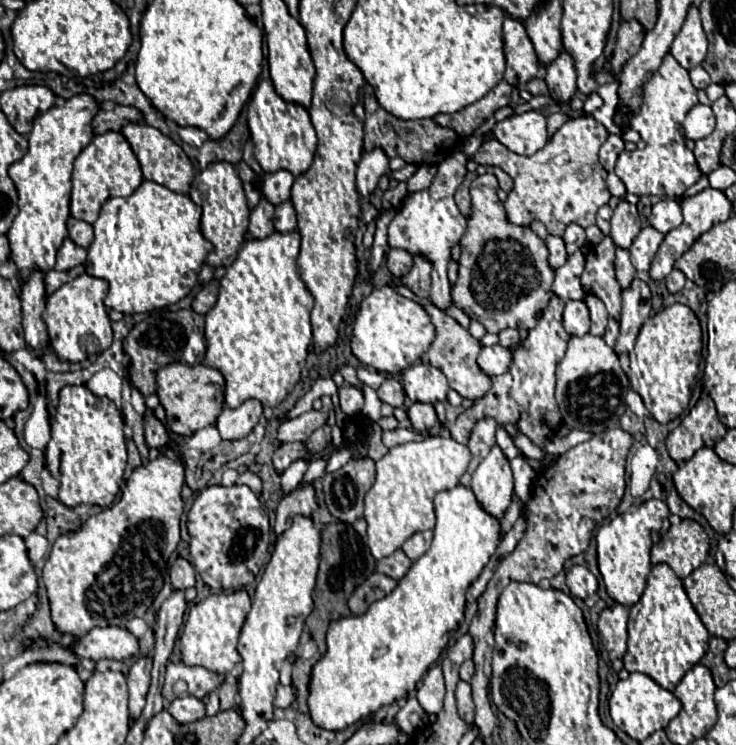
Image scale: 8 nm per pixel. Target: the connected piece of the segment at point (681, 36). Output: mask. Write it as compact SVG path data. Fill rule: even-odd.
M692 6L688 10L682 30L678 32L678 36L672 42L670 54L678 60L678 64L682 68L692 70L694 66L700 66L704 62L706 48L708 48L708 40L702 30L702 24L700 24L700 14L698 14L698 8Z

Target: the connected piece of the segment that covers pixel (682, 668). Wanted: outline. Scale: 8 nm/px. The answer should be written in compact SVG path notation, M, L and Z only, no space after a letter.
M656 564L648 576L642 598L630 608L628 620L628 652L624 668L642 672L666 690L674 690L682 676L702 660L708 650L708 630L690 604L682 580L676 578L668 564Z

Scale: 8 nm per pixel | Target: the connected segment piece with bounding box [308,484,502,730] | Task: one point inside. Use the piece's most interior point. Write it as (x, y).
(374, 659)

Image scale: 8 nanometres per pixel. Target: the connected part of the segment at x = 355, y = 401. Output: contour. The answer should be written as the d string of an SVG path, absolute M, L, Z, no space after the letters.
M346 384L340 388L340 408L346 416L352 416L352 414L358 414L364 406L364 396L360 390L356 390L354 386Z

